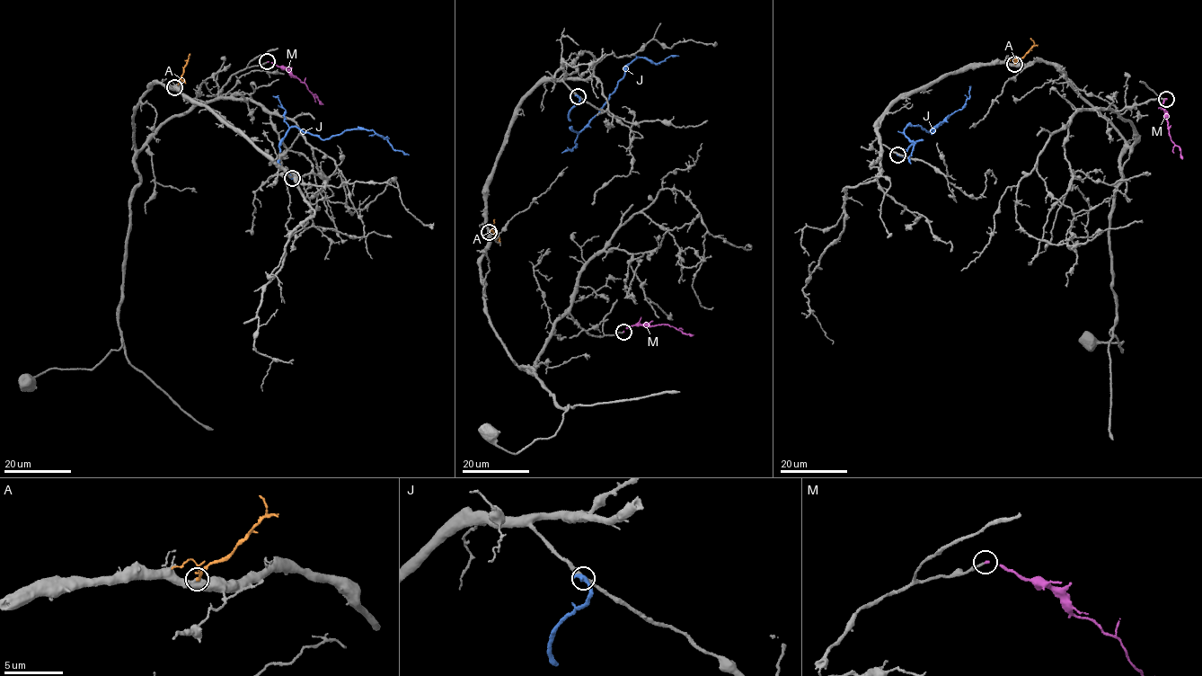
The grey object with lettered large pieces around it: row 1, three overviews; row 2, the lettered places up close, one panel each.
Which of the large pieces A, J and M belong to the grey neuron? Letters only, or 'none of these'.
M

